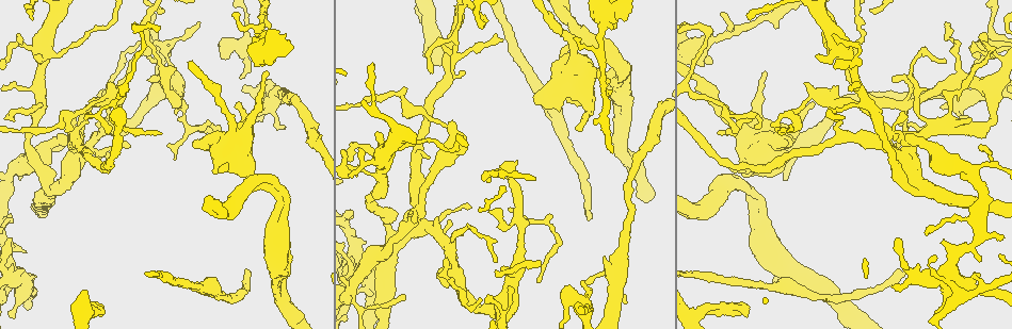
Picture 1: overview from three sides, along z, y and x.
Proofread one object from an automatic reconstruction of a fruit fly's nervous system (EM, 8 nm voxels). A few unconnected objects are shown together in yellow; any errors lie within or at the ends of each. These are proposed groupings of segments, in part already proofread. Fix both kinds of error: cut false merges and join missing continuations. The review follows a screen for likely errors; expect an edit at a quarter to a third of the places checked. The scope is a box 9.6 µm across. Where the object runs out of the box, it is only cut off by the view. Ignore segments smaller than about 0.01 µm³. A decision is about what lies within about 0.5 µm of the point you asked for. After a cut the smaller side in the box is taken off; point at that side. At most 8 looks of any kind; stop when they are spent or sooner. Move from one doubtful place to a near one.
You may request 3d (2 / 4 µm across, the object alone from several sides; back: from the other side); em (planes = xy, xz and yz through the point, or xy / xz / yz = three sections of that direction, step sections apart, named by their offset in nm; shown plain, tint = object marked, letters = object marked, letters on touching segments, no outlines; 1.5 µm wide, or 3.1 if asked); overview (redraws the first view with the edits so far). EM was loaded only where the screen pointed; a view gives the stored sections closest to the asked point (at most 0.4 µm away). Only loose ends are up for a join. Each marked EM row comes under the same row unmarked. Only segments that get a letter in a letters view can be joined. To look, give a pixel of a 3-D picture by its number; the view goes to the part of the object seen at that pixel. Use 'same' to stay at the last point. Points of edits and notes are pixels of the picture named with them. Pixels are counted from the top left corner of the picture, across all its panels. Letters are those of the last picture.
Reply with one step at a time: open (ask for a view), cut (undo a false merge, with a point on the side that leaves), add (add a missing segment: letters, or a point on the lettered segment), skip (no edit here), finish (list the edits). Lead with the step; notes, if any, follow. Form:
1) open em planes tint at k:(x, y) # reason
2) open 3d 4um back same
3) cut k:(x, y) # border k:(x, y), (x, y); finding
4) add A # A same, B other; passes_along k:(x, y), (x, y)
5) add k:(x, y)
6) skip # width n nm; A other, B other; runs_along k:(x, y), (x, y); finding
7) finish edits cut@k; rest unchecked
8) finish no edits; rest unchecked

open 3d 4um at 1:(605, 257) # free end

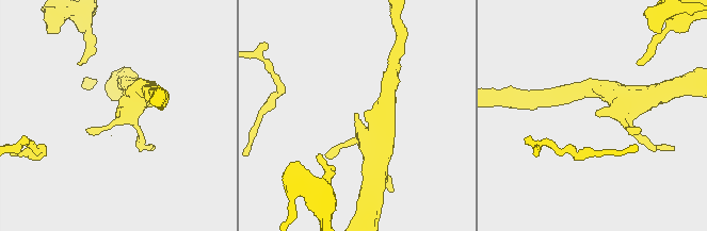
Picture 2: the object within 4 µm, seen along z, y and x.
open em planes tint at 2:(115, 113)

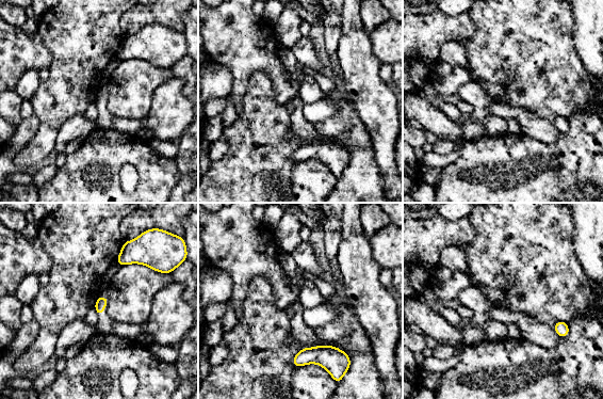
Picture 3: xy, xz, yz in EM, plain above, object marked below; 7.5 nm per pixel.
open em planes letters same # see the neighbours

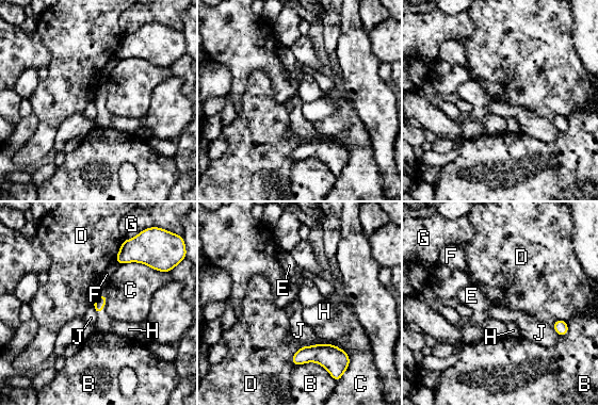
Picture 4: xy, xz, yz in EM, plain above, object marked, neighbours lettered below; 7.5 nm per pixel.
skip # B other, C other, D other, E other, F other, G other, H other, J other; border 4:(123, 241), (115, 260); no lettered segment goes on from it

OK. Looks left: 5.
open 3d 4um at 1:(257, 107)

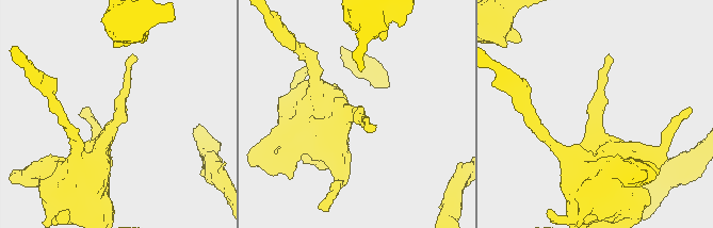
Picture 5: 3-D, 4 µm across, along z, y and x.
open em planes letters at 5:(360, 117) # now the EM

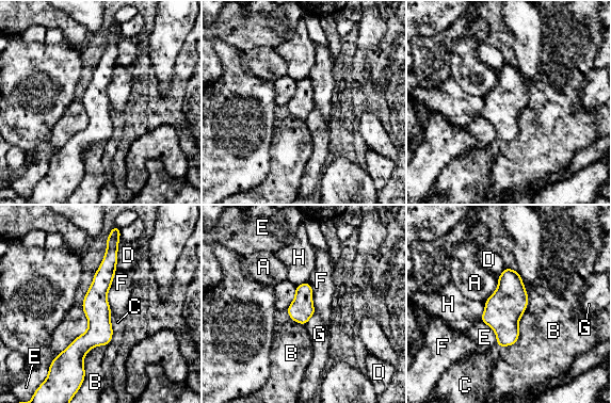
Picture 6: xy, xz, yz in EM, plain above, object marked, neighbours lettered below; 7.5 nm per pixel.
skip # A other, B other, C other, D other, E other, F other, G other, H other; runs_along 6:(111, 244), (80, 368); one neuron here

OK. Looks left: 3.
open em planes tint at 1:(227, 163) # branch stops here

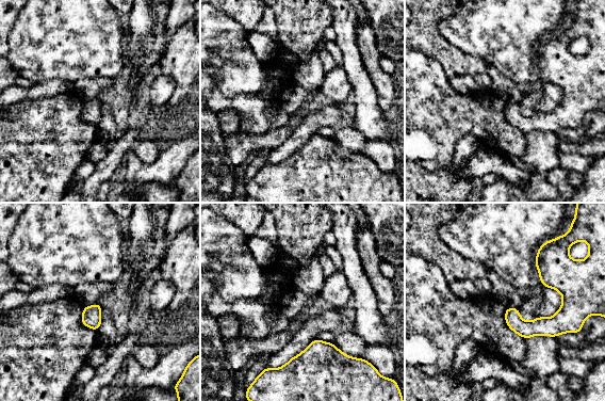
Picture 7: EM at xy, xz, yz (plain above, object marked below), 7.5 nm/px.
open em planes letters same

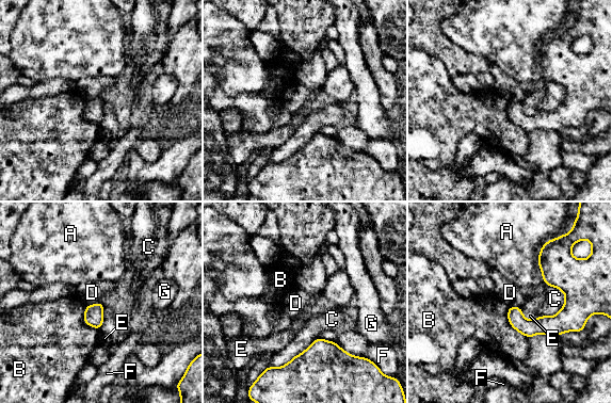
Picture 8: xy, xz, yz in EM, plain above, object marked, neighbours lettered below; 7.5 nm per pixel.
skip # width 120 nm; A other, B other, C other, D other, E other, F other, G other; border 8:(100, 301), (86, 306); none of them fits

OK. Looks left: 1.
finish no edits; rest unchecked

